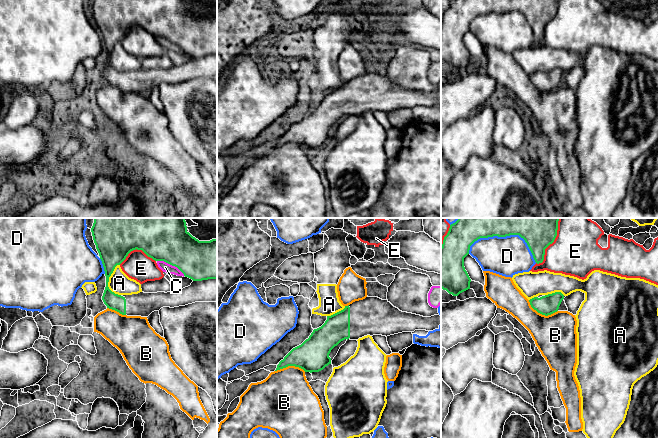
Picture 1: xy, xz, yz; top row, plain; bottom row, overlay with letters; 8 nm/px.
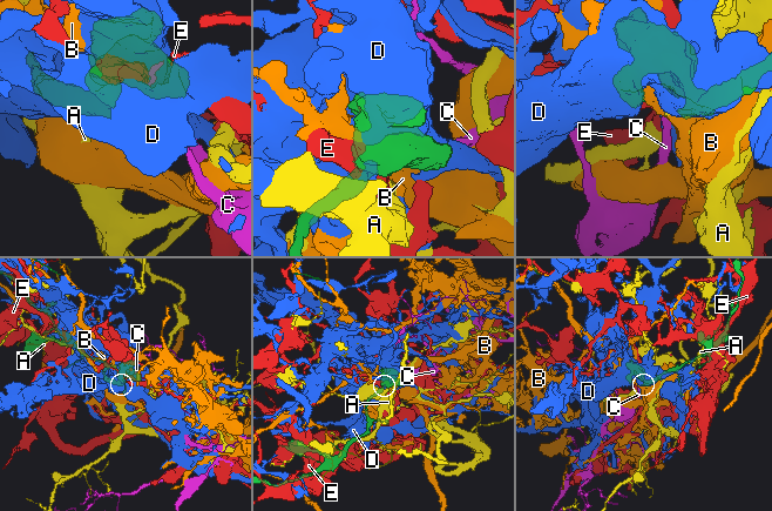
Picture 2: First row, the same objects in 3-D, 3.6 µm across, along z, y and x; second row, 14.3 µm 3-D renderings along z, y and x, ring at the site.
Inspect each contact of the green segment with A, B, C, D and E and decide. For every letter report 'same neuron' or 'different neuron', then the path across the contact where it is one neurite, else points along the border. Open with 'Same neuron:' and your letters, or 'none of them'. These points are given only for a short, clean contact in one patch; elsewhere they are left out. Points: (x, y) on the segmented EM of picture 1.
Same neuron: none of them
A: different neuron
B: different neuron
C: different neuron | along xy (157, 260), (163, 260), (174, 265), (184, 275)
D: different neuron
E: different neuron

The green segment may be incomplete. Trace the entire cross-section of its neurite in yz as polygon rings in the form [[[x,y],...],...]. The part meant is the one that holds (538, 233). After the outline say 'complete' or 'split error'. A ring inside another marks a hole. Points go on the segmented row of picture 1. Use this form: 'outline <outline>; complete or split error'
outline [[[458,218],[450,225],[441,246],[441,288],[453,296],[470,289],[471,279],[464,267],[470,246],[480,238],[519,235],[527,243],[537,264],[544,260],[545,249],[557,236],[559,218]]]; complete

